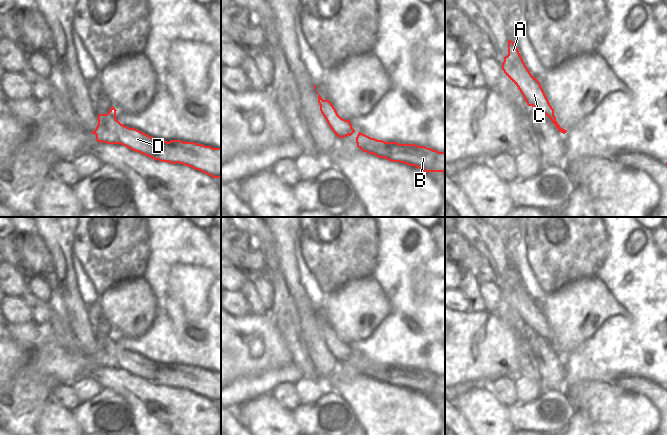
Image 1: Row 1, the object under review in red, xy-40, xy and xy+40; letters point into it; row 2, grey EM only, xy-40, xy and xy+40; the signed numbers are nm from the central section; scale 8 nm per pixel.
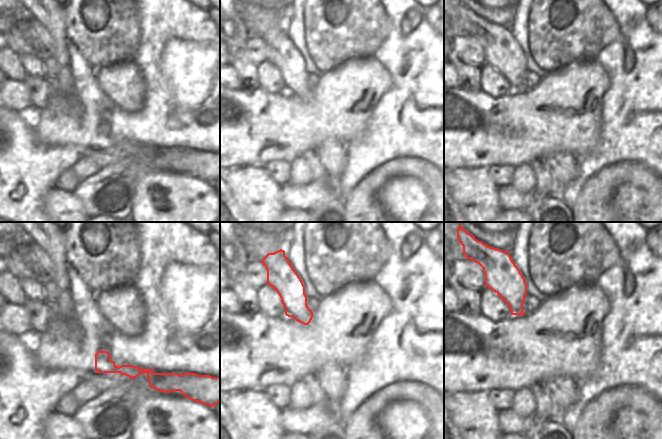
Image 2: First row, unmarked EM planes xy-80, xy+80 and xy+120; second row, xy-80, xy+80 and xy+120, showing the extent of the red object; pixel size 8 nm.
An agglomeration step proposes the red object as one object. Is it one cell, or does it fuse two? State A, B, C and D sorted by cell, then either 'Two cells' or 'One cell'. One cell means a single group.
Groups: A B C D. One cell.

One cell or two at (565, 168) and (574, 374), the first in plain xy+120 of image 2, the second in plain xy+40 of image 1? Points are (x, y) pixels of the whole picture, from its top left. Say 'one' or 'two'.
two

